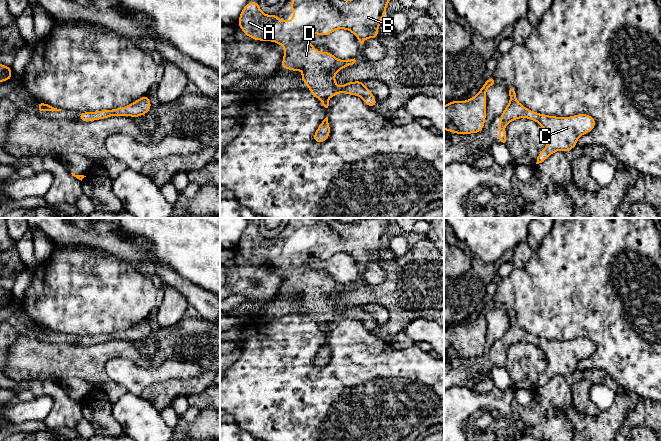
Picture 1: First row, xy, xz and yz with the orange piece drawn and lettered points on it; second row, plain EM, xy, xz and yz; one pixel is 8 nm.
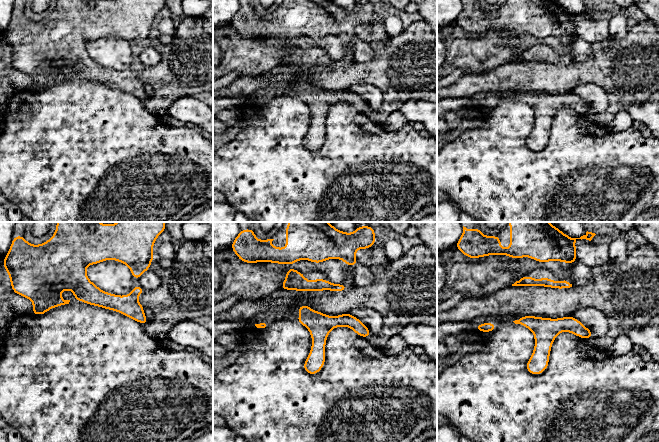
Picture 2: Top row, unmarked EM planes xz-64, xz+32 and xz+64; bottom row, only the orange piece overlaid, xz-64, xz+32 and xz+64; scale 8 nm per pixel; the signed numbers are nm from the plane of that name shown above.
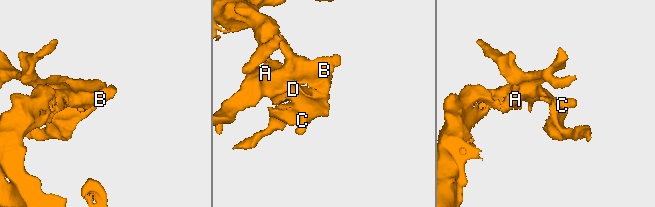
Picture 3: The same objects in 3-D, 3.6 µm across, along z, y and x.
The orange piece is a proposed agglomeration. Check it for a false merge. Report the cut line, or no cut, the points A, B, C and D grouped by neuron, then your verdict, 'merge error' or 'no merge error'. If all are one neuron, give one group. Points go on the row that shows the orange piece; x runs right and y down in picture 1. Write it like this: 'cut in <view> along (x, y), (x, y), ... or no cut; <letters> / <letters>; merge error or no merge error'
no cut; A B C D; no merge error

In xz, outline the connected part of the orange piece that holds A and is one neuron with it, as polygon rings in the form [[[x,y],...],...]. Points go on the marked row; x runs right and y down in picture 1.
[[[293,0],[289,7],[293,11],[293,20],[278,19],[277,14],[266,15],[257,1],[247,3],[240,13],[237,23],[242,32],[257,41],[272,41],[284,47],[284,57],[281,63],[283,69],[289,68],[292,72],[302,70],[301,80],[307,84],[312,95],[318,98],[325,108],[328,108],[328,99],[339,93],[359,96],[364,103],[372,108],[377,104],[371,90],[364,85],[364,81],[347,82],[338,87],[335,74],[345,67],[350,67],[356,60],[339,60],[332,53],[324,50],[320,53],[314,48],[307,37],[309,34],[327,36],[337,29],[346,29],[352,32],[361,45],[366,39],[378,39],[378,27],[386,13],[386,6],[391,0]]]

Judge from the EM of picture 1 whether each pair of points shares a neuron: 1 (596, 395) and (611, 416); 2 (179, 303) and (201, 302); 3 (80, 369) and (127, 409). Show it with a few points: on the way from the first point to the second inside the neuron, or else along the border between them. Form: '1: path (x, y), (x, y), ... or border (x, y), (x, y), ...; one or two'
1: border (616, 391), (614, 402), (607, 409), (601, 411); two
2: border (176, 289), (189, 304); two
3: border (96, 389), (101, 389), (112, 401), (128, 392); two

